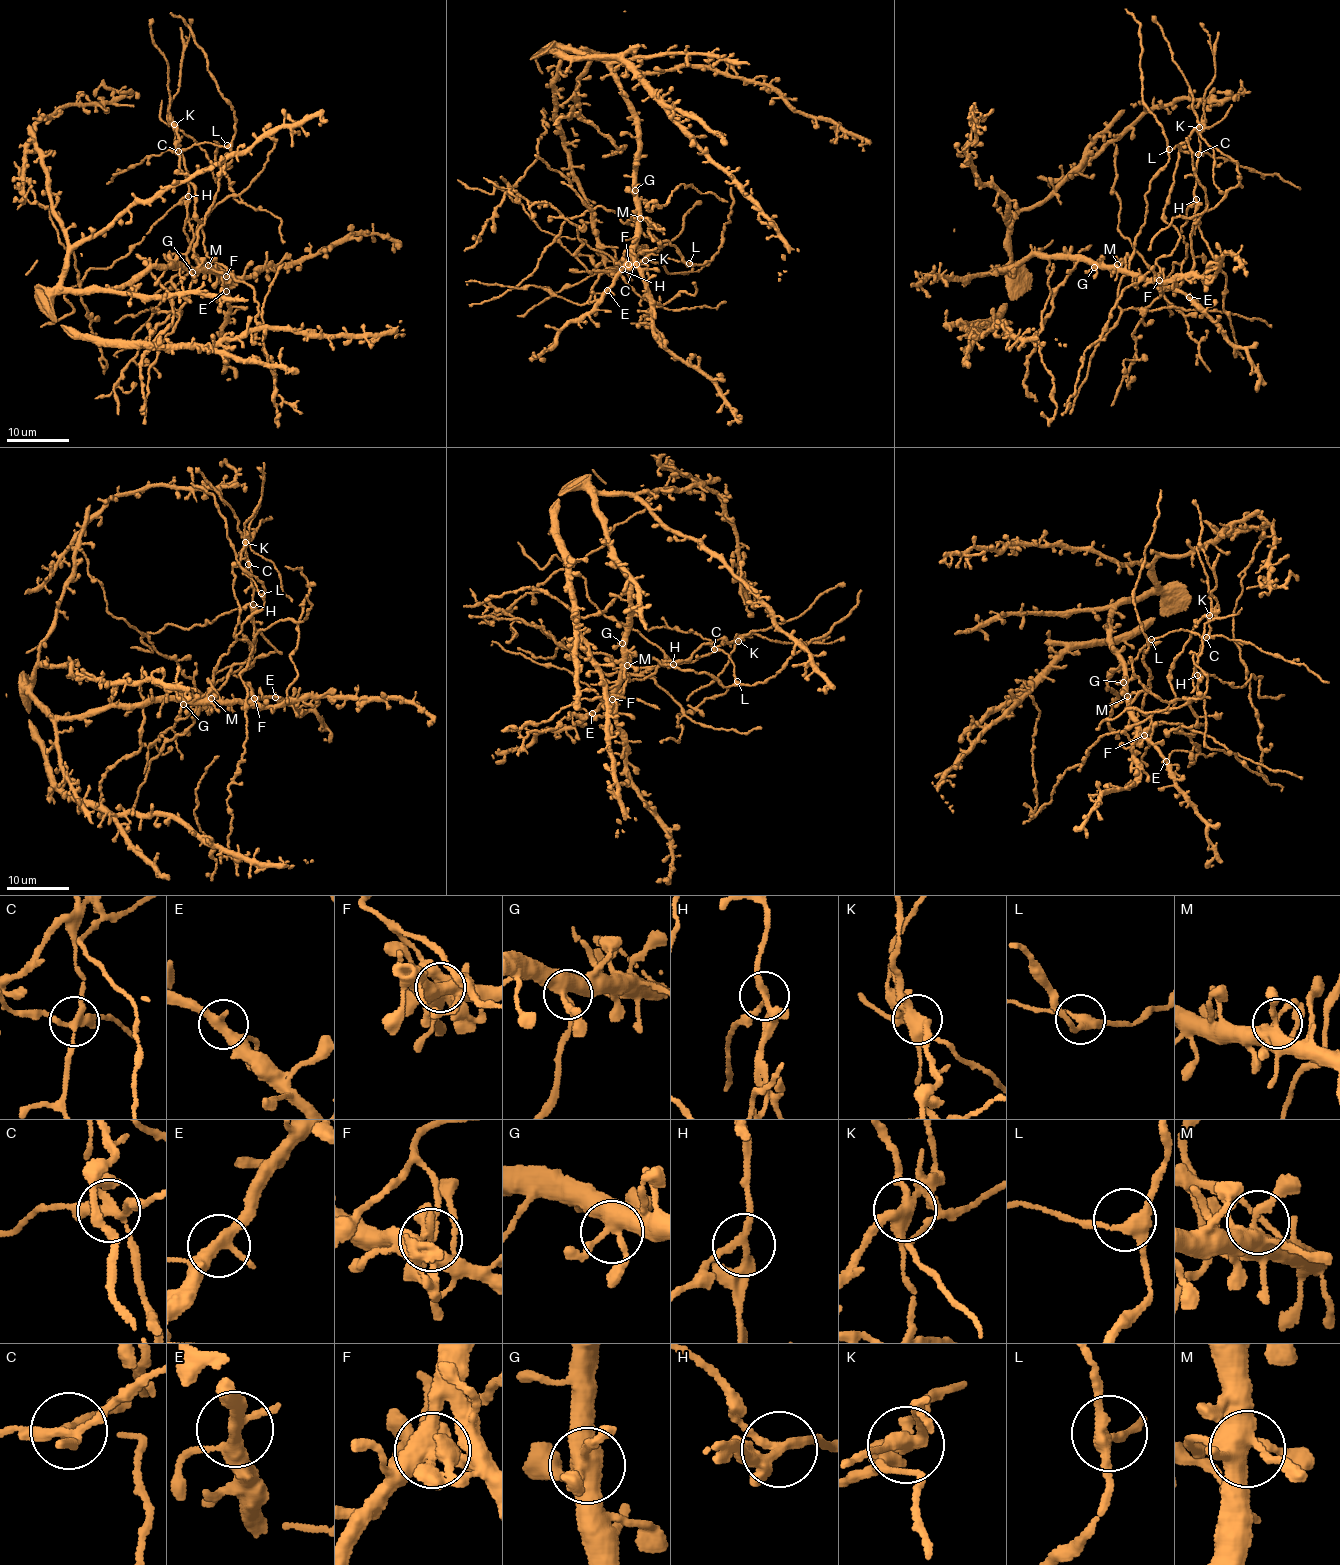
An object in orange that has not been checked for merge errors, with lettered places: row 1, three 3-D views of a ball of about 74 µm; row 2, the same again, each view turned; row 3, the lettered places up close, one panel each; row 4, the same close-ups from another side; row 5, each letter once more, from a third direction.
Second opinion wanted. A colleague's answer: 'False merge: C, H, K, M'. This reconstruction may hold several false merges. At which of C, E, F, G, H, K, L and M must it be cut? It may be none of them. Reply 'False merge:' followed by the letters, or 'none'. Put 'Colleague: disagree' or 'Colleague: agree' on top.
Colleague: disagree
False merge: C, F, H, K

